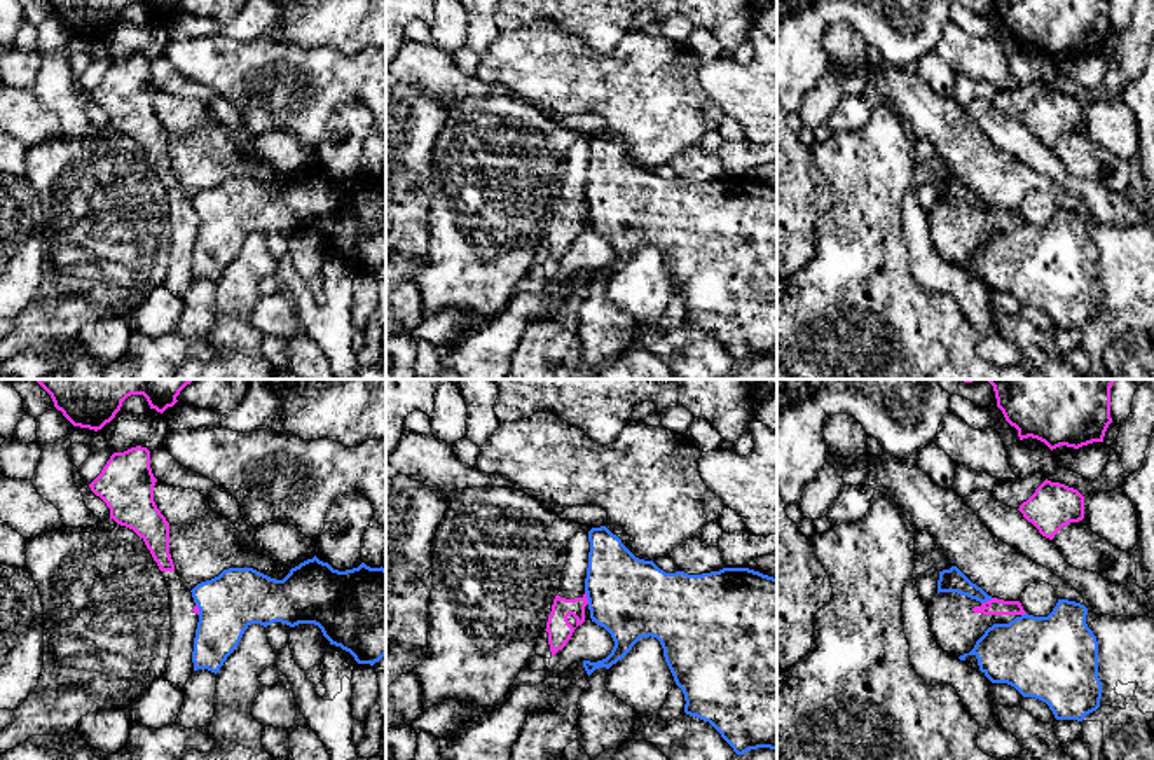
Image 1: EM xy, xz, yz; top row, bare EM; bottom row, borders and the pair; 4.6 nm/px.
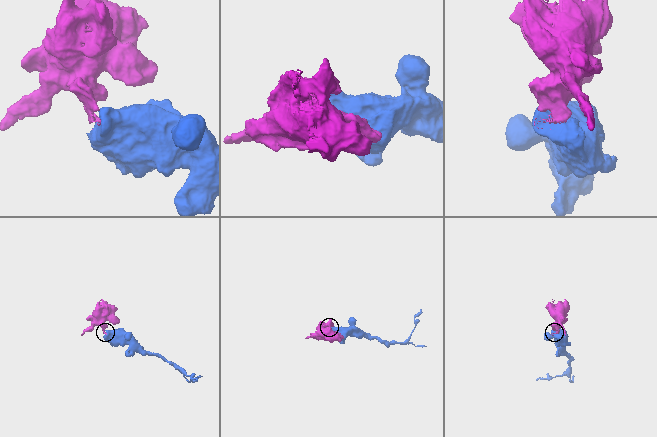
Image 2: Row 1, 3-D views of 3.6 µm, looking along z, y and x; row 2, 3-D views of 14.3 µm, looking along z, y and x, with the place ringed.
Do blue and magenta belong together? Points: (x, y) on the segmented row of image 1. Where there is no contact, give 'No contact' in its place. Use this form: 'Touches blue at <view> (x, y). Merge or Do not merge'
Touches blue at xz (587, 598). Do not merge

